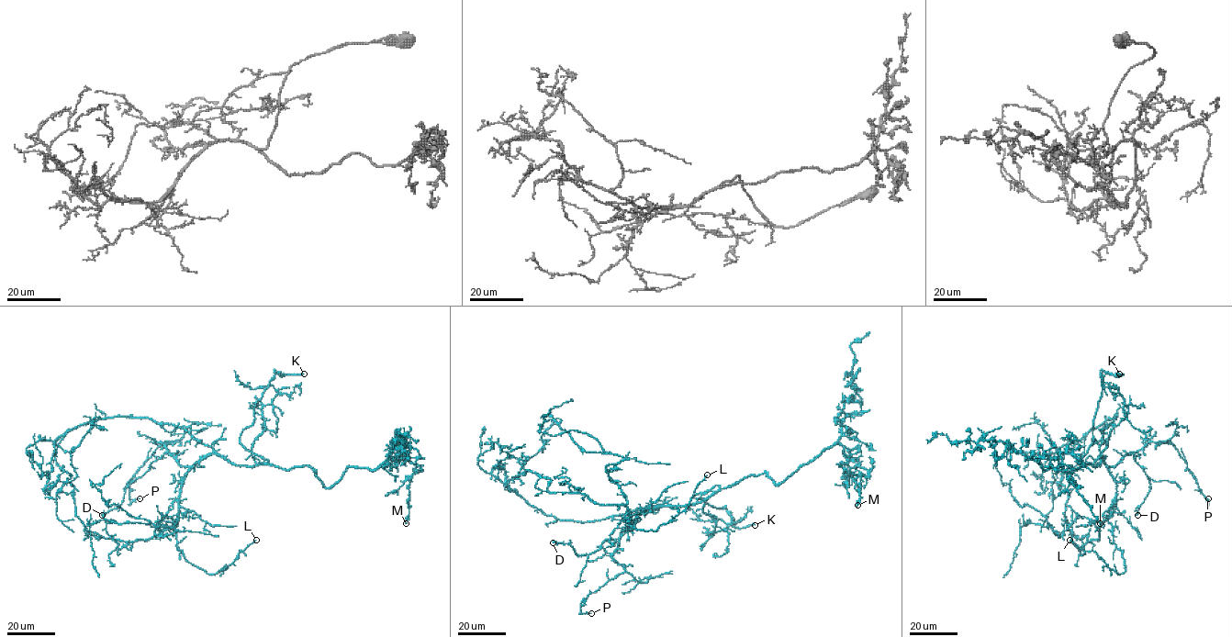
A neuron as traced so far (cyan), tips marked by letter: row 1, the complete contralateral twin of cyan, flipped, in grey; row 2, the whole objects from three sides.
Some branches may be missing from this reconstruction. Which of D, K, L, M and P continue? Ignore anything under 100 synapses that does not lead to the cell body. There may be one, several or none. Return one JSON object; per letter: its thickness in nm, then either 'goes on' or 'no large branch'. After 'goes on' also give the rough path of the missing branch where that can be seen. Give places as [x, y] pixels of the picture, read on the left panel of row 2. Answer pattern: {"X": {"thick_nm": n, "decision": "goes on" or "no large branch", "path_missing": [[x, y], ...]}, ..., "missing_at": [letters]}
{"D": {"thick_nm": 190, "decision": "no large branch"}, "K": {"thick_nm": 240, "decision": "goes on", "path_missing": [[304, 374], [333, 371], [336, 366]]}, "L": {"thick_nm": 140, "decision": "no large branch"}, "M": {"thick_nm": 180, "decision": "no large branch"}, "P": {"thick_nm": 110, "decision": "no large branch"}, "missing_at": ["K"]}

